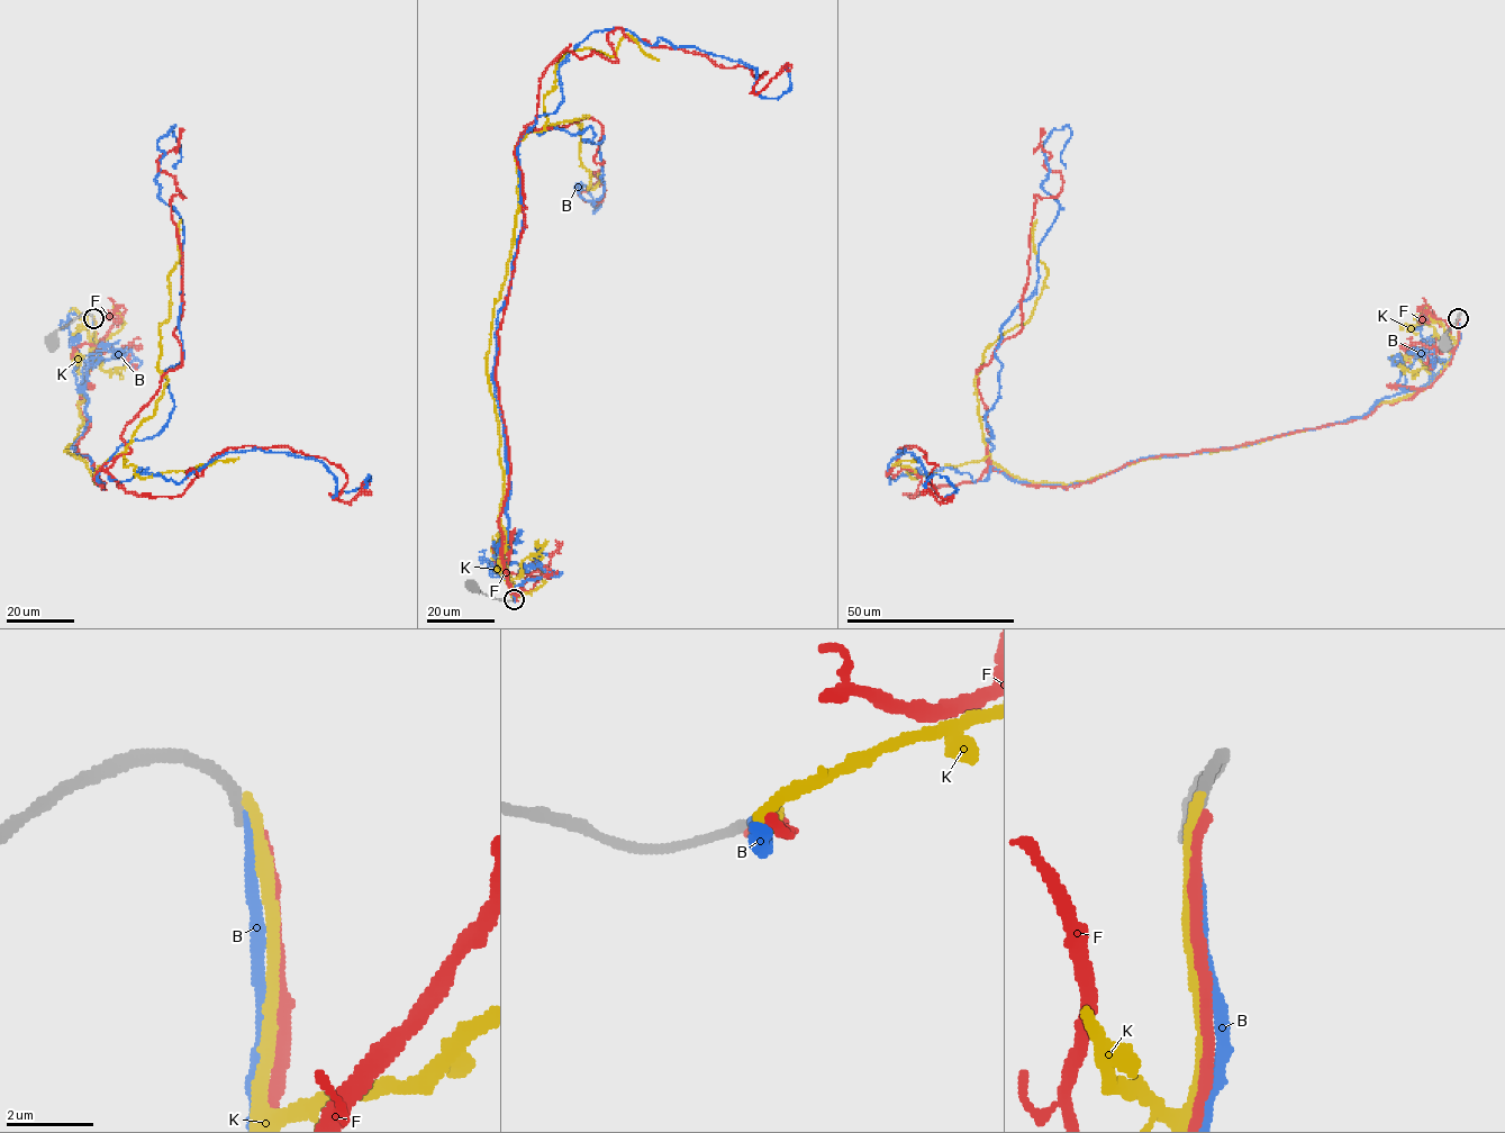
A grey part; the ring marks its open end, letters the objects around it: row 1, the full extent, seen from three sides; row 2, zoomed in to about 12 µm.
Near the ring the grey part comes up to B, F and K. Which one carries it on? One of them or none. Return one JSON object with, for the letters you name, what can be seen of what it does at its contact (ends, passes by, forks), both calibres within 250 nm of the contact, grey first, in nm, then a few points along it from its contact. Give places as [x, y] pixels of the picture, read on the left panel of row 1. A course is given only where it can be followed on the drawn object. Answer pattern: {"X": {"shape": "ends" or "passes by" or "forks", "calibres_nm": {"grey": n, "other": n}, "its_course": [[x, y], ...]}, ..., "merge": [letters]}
{"B": {"shape": "ends", "calibres_nm": {"grey": 280, "other": 190}, "its_course": [[93, 318], [72, 447], [100, 486], [119, 446], [172, 411], [183, 229], [155, 178], [175, 126], [174, 168]]}, "merge": ["B"]}

